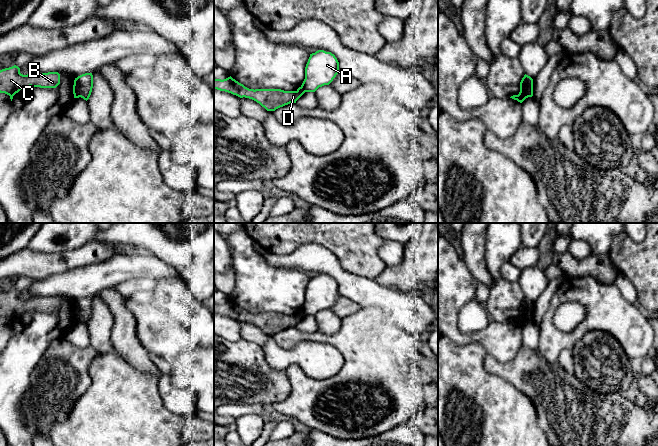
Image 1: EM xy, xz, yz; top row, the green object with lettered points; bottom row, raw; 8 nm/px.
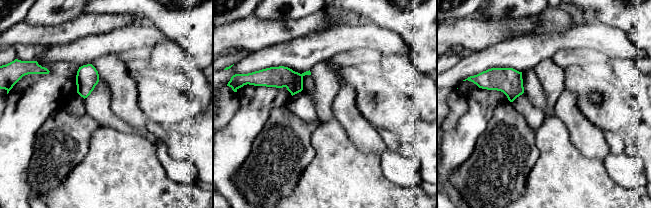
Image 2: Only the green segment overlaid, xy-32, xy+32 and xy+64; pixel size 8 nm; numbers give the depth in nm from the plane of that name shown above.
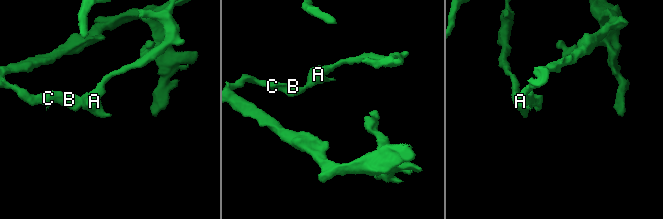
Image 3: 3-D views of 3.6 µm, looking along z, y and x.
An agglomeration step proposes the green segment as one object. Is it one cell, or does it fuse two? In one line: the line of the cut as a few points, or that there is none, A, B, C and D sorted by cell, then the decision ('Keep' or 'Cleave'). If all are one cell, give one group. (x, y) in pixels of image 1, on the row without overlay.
Split along xy (75, 302), (81, 320). Groups: A / B C D. Cleave

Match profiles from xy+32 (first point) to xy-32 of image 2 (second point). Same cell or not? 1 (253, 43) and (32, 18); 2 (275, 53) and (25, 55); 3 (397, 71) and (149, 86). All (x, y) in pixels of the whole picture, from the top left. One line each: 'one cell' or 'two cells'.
1: two cells
2: two cells
3: two cells

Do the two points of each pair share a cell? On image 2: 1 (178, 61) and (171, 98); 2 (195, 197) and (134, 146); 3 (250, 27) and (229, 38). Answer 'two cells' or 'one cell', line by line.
1: two cells
2: one cell
3: one cell

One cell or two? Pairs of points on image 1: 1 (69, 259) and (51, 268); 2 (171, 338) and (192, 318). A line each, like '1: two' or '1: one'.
1: one
2: two

